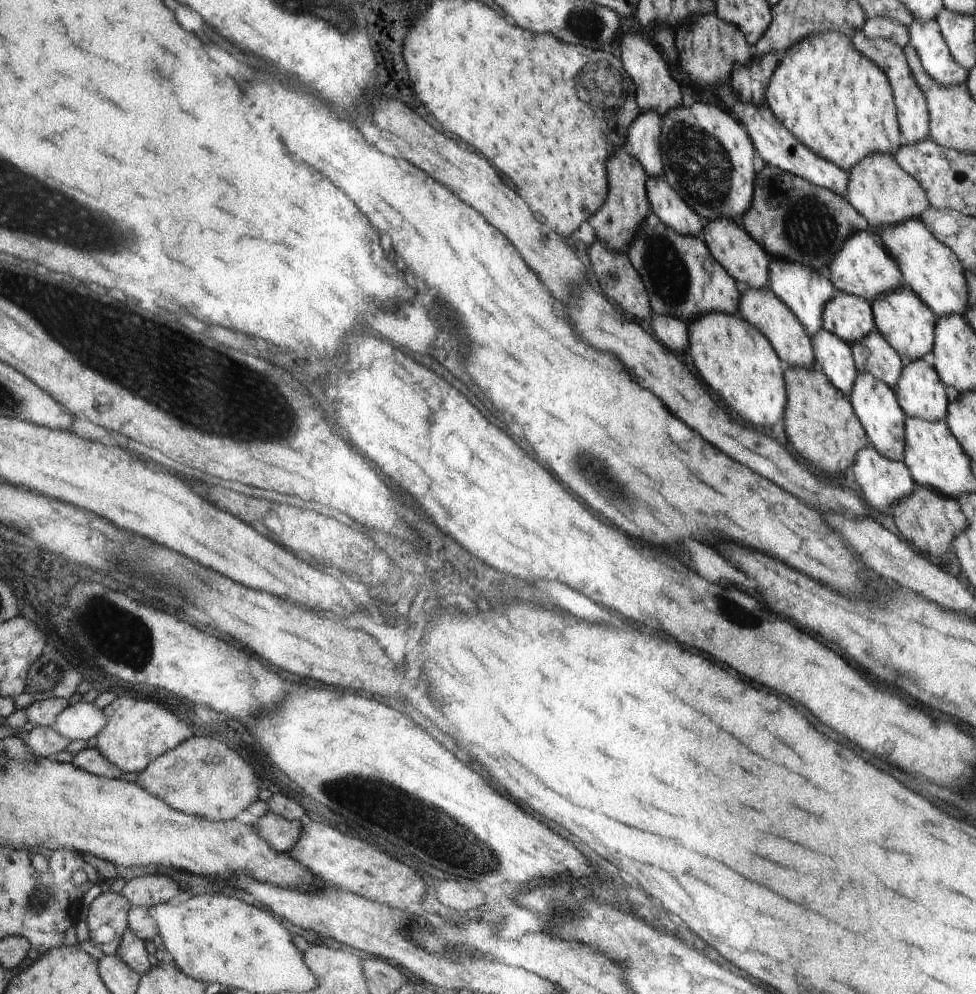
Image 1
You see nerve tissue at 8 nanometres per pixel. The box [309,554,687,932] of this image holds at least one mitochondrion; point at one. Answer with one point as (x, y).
(428, 830)

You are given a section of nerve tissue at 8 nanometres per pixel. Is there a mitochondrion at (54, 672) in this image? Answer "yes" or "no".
yes

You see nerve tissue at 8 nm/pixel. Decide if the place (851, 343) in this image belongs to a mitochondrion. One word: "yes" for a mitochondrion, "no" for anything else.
no

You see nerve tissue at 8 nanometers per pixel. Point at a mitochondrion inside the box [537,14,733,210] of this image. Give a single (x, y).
(608, 80)

